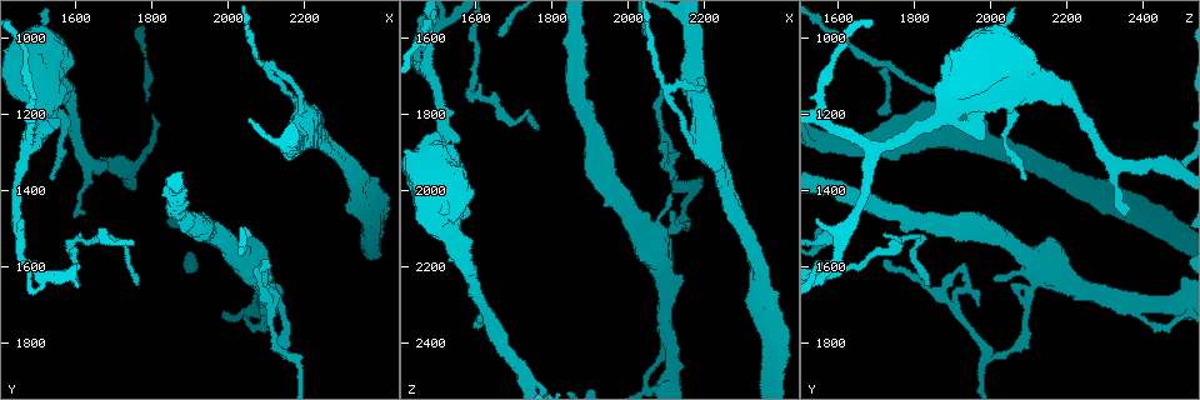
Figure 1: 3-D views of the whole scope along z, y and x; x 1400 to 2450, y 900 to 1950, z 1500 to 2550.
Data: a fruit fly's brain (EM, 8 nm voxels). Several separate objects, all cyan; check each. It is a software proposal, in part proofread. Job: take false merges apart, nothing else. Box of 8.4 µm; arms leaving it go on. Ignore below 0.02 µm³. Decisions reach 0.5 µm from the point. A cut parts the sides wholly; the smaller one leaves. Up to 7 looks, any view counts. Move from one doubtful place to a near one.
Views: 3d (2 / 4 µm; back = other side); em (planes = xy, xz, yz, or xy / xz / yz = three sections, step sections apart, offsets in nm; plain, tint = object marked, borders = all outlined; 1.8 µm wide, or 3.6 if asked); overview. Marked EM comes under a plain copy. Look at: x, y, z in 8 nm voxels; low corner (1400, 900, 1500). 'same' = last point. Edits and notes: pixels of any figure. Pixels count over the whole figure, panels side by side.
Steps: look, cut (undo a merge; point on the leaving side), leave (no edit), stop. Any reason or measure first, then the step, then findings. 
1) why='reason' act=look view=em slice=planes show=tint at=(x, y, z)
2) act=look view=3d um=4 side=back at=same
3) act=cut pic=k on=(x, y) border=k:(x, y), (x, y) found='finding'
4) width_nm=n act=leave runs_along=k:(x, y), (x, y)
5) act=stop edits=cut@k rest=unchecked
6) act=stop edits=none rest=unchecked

why='abrupt turn' act=look view=3d um=2 side=back at=(2050, 1760, 2460)

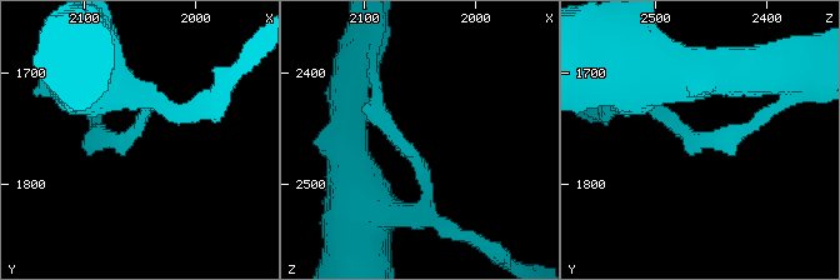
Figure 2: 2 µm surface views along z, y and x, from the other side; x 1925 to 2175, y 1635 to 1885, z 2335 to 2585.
act=look view=em slice=planes show=tint at=(2056, 1758, 2464)

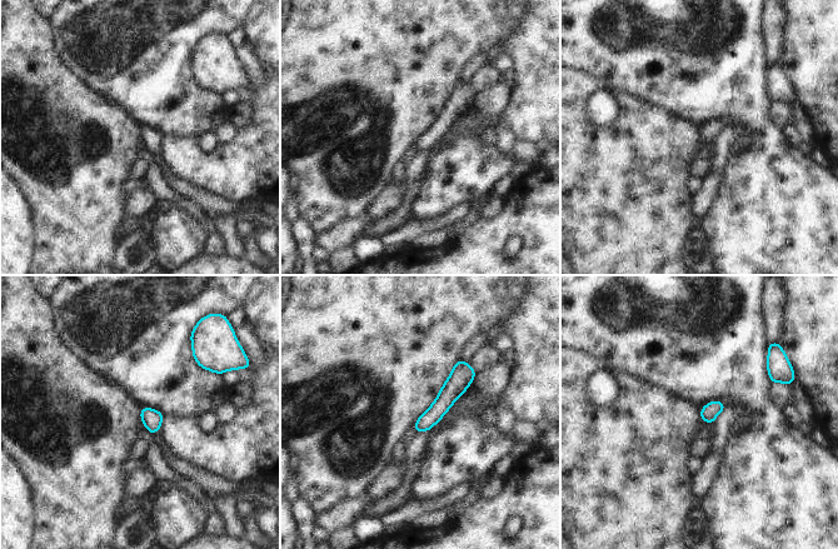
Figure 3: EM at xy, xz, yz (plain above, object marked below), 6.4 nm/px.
width_nm=110 act=leave runs_along=3:(465, 365), (443, 403), (418, 428) found='continuous, no second cell'

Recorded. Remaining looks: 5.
why='abrupt turn' act=look view=em um=3.6 slice=planes show=tint at=(2155, 1835, 2010)

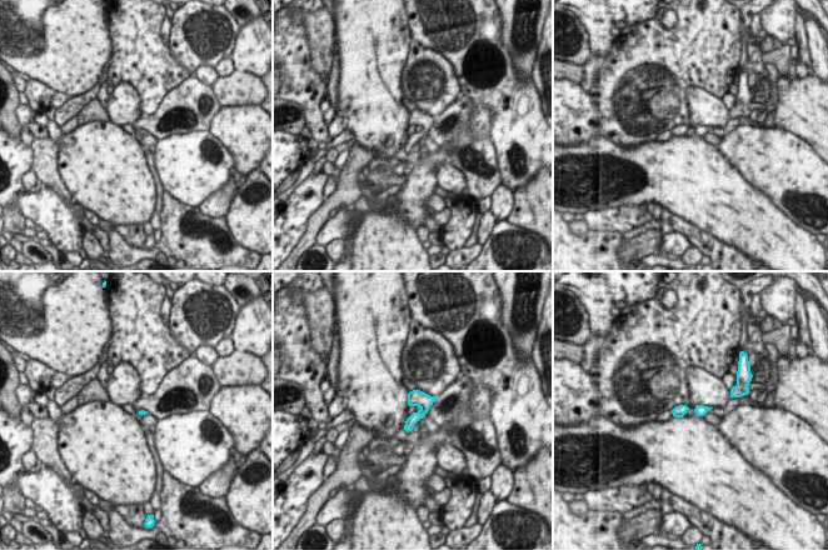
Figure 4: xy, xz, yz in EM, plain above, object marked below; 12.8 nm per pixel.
act=leave found='one cell here'

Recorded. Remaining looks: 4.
why='closes a loop' act=look view=em slice=yz step=8 show=tint at=(2105, 1090, 1745)

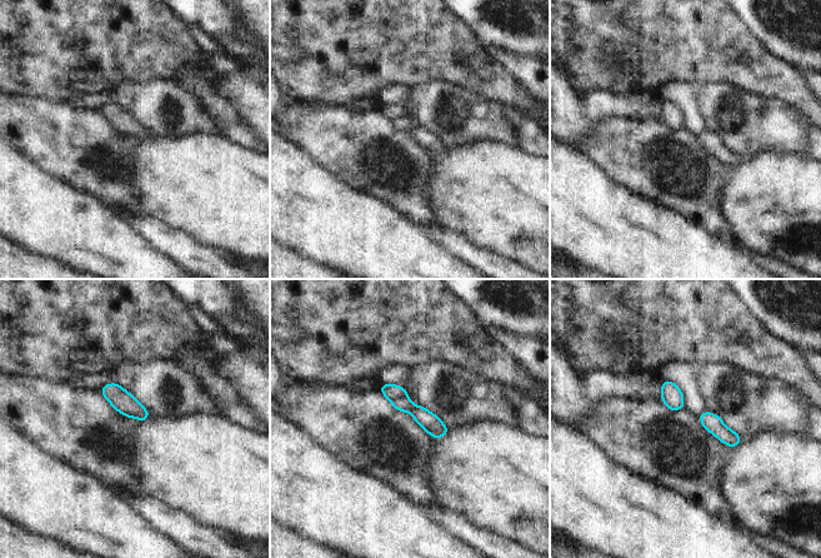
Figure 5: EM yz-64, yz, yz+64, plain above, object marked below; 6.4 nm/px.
act=look view=em slice=planes show=borders at=same

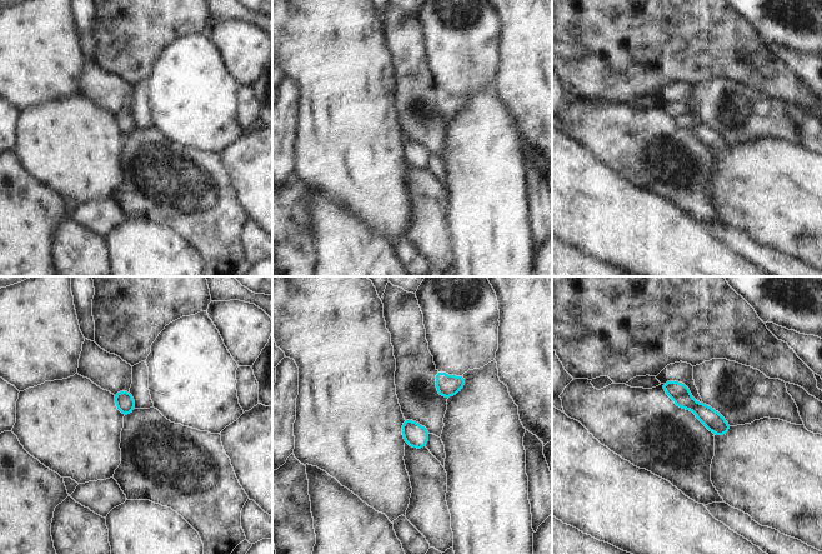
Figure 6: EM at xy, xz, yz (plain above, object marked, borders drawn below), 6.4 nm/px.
act=leave found='continuous, no second cell'

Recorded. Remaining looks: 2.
act=stop edits=none rest=unchecked

